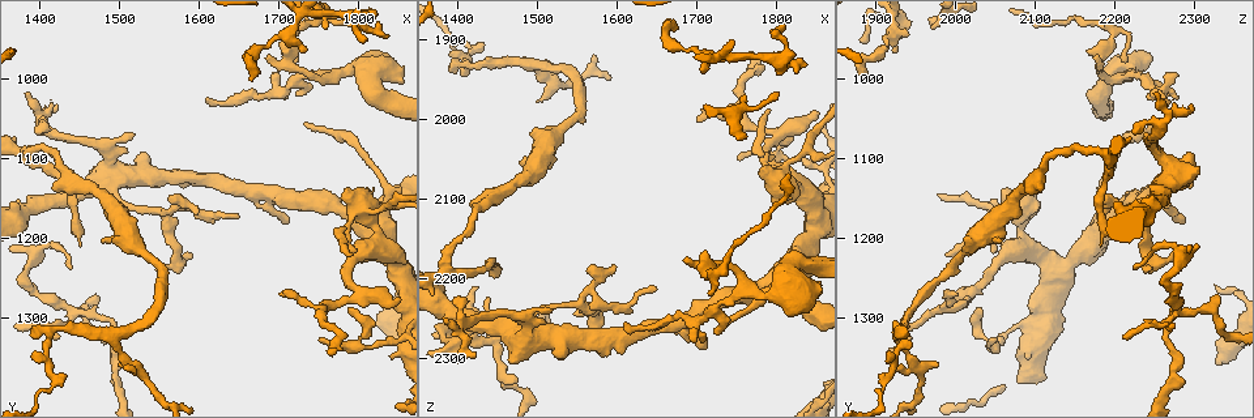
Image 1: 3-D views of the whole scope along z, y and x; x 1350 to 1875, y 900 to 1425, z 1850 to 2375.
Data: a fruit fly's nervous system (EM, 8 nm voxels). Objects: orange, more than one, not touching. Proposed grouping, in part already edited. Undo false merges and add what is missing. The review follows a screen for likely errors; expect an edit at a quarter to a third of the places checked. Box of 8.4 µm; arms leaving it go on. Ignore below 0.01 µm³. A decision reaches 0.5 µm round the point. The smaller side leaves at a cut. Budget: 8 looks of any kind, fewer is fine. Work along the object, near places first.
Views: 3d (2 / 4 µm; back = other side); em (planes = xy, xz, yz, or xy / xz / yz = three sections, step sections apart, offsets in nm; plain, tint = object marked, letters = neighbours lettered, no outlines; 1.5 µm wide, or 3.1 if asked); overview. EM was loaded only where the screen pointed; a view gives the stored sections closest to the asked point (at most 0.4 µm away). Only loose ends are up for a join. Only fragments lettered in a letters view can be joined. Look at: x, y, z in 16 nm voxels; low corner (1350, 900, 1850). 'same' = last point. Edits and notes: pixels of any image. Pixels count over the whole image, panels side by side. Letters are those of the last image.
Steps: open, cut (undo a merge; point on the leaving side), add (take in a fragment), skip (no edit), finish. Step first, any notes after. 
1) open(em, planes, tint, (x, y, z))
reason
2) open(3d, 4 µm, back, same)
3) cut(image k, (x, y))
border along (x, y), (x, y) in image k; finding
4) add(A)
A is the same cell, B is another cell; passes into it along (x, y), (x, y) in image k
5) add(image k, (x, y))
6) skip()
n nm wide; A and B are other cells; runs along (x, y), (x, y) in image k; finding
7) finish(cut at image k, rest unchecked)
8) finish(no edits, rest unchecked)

open(3d, 4 µm, (1725, 930, 2195))
sharp bend

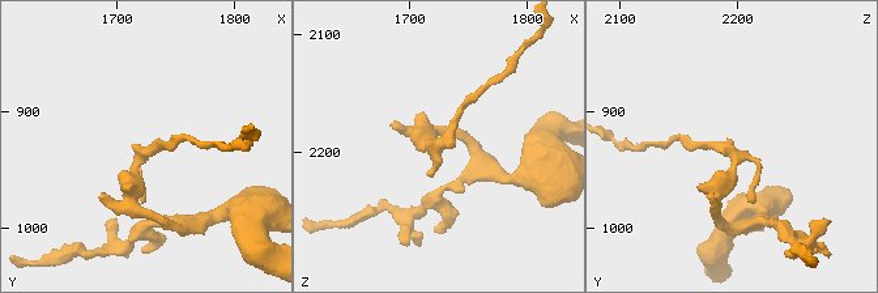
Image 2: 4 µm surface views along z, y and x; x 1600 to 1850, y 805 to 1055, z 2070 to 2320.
open(em, planes, letters, (1726, 934, 2194))
need the tissue

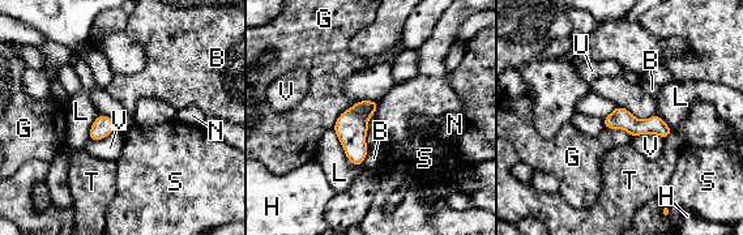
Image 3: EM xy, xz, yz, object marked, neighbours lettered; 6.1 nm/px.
skip()
B, G, H, L, N, S, T, U and V are other cells; runs along (607, 119), (667, 131) in image 3; all the same neuron

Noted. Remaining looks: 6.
open(3d, 2 µm, (1590, 1220, 2275))
free end

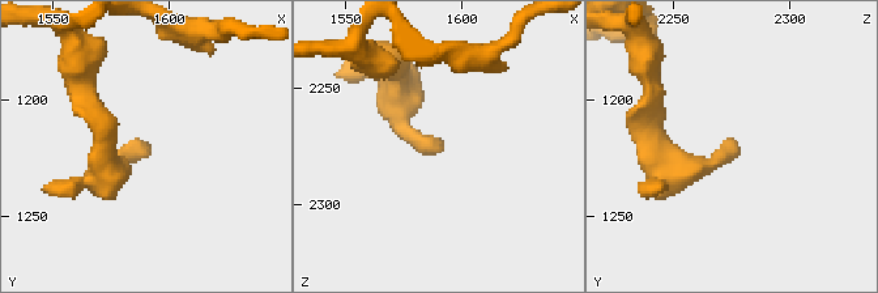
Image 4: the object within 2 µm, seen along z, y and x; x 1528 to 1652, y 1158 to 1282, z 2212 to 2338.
open(em, planes, letters, (1592, 1222, 2275))

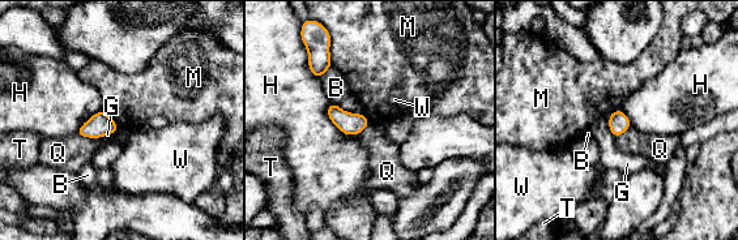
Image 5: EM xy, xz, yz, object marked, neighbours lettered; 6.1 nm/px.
skip()
130 nm wide; B, G, H, M, Q, T and W are other cells; border along (76, 133), (84, 137), (102, 138) in image 5; no lettered fragment goes on from it

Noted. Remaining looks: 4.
open(em, yz, step 4, tint, (1450, 1295, 2285))
four-way junction

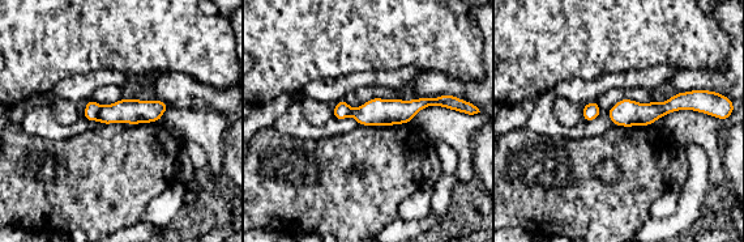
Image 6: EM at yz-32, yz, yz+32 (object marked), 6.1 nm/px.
open(em, yz, step 4, letters, same)
what lies round it

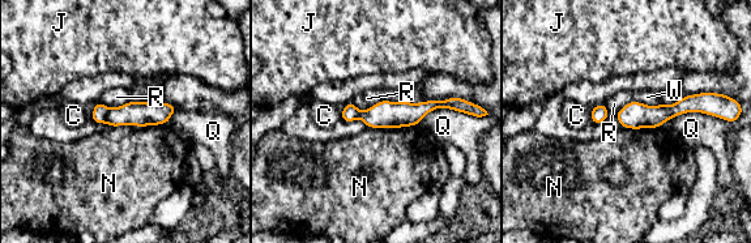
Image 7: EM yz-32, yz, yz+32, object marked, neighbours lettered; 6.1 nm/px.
cut(image 7, (140, 114))
C, J, N, Q, R and W are other cells; border along (110, 109), (103, 122) in image 7; a second neuron is stuck on

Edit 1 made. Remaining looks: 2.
finish(cut at image 7, rest unchecked)

